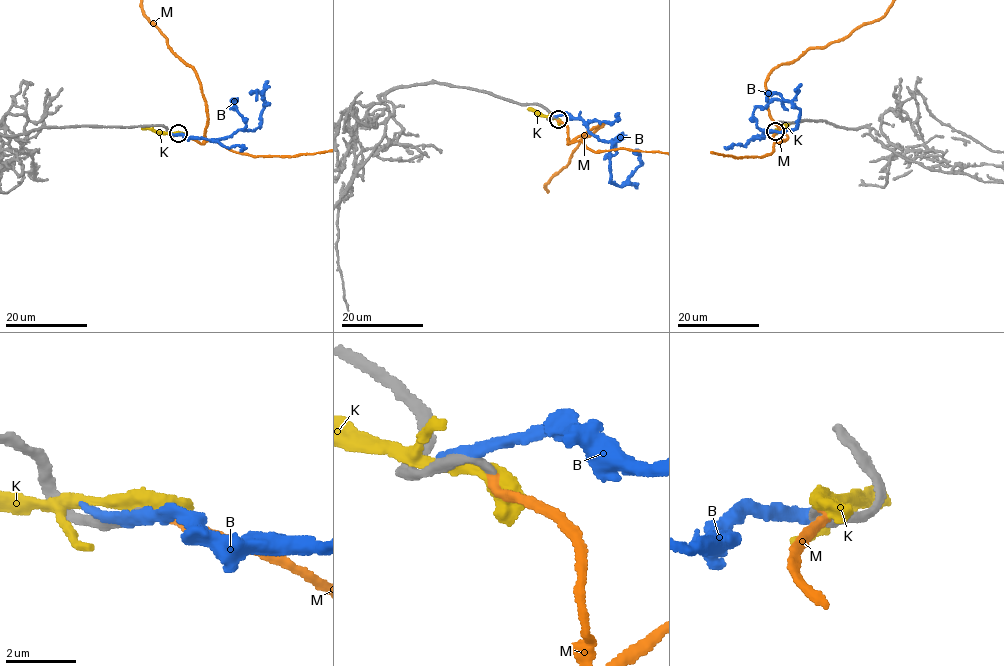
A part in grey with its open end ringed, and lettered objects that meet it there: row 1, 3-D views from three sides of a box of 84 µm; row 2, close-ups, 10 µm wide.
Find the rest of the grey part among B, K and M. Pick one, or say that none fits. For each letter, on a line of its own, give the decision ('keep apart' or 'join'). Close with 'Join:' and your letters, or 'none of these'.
B: keep apart
K: keep apart
M: join
Join: M

